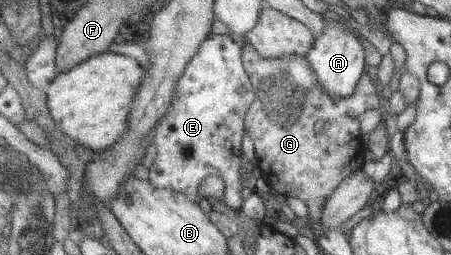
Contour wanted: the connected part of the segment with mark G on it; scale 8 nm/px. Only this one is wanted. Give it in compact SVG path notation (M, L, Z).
M244 43L243 66L251 80L255 100L248 105L247 117L244 118L244 132L254 143L254 157L257 160L256 173L265 182L284 197L296 197L306 203L308 218L313 226L321 220L321 212L327 196L354 169L365 164L363 153L365 140L360 136L358 114L370 108L378 108L381 98L376 94L375 81L371 71L364 72L356 86L347 97L325 93L322 85L316 80L316 74L310 68L308 60L302 56L282 56L282 58L262 58L256 54L254 47Z

